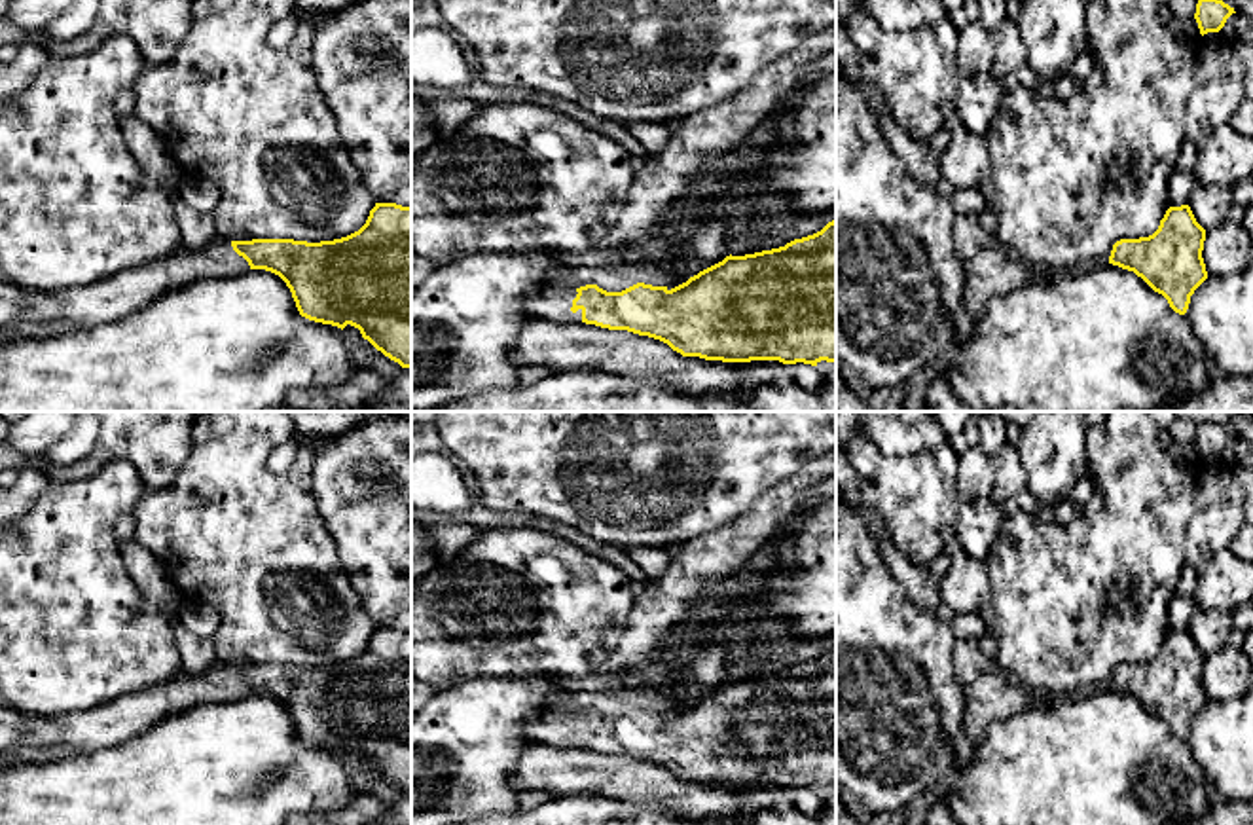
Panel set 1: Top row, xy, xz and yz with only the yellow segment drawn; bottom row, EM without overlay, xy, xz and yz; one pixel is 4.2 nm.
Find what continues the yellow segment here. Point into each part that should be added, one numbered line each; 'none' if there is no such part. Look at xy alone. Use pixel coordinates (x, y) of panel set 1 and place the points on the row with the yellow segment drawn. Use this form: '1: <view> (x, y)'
1: xy (112, 298)

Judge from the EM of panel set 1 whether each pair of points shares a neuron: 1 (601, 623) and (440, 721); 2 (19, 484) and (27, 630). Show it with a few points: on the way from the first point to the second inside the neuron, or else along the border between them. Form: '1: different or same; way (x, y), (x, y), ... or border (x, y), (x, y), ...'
1: different; border (550, 676), (467, 678)
2: different; border (50, 480), (19, 518)

